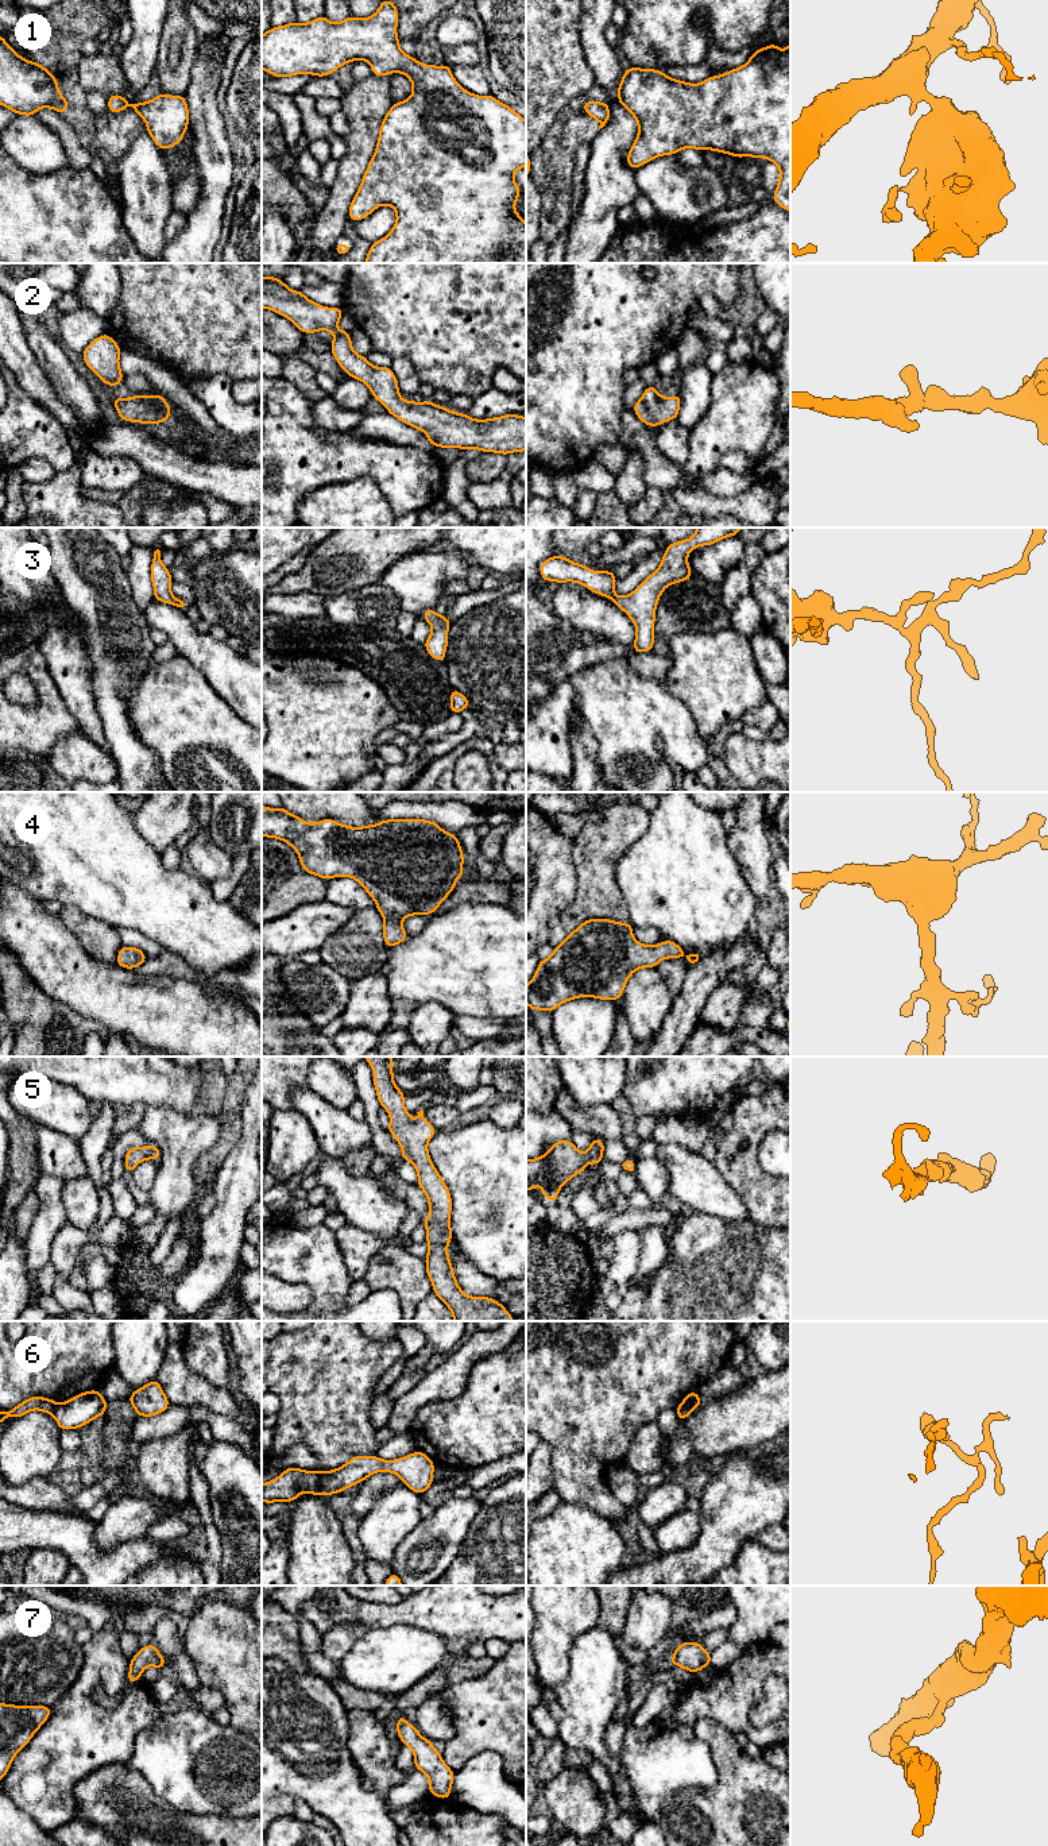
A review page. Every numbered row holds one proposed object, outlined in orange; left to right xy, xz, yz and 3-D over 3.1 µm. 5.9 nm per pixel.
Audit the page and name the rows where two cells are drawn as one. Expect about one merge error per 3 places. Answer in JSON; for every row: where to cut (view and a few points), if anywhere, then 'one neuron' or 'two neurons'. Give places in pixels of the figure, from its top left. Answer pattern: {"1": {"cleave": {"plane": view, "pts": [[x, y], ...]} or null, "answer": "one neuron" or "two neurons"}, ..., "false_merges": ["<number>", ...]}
{"1": {"cleave": null, "answer": "one neuron"}, "2": {"cleave": null, "answer": "one neuron"}, "3": {"cleave": null, "answer": "one neuron"}, "4": {"cleave": null, "answer": "one neuron"}, "5": {"cleave": null, "answer": "one neuron"}, "6": {"cleave": {"plane": "xz", "pts": [[318, 1472], [318, 1487], [323, 1493]]}, "answer": "two neurons"}, "7": {"cleave": null, "answer": "one neuron"}, "false_merges": ["6"]}

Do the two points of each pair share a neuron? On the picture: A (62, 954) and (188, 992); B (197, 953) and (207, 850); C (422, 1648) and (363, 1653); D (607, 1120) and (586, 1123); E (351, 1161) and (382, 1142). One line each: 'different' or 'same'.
A: same
B: different
C: same
D: same
E: different

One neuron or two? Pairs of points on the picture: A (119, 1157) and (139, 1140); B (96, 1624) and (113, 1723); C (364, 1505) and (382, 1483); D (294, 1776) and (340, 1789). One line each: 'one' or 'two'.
A: one
B: two
C: one
D: one

